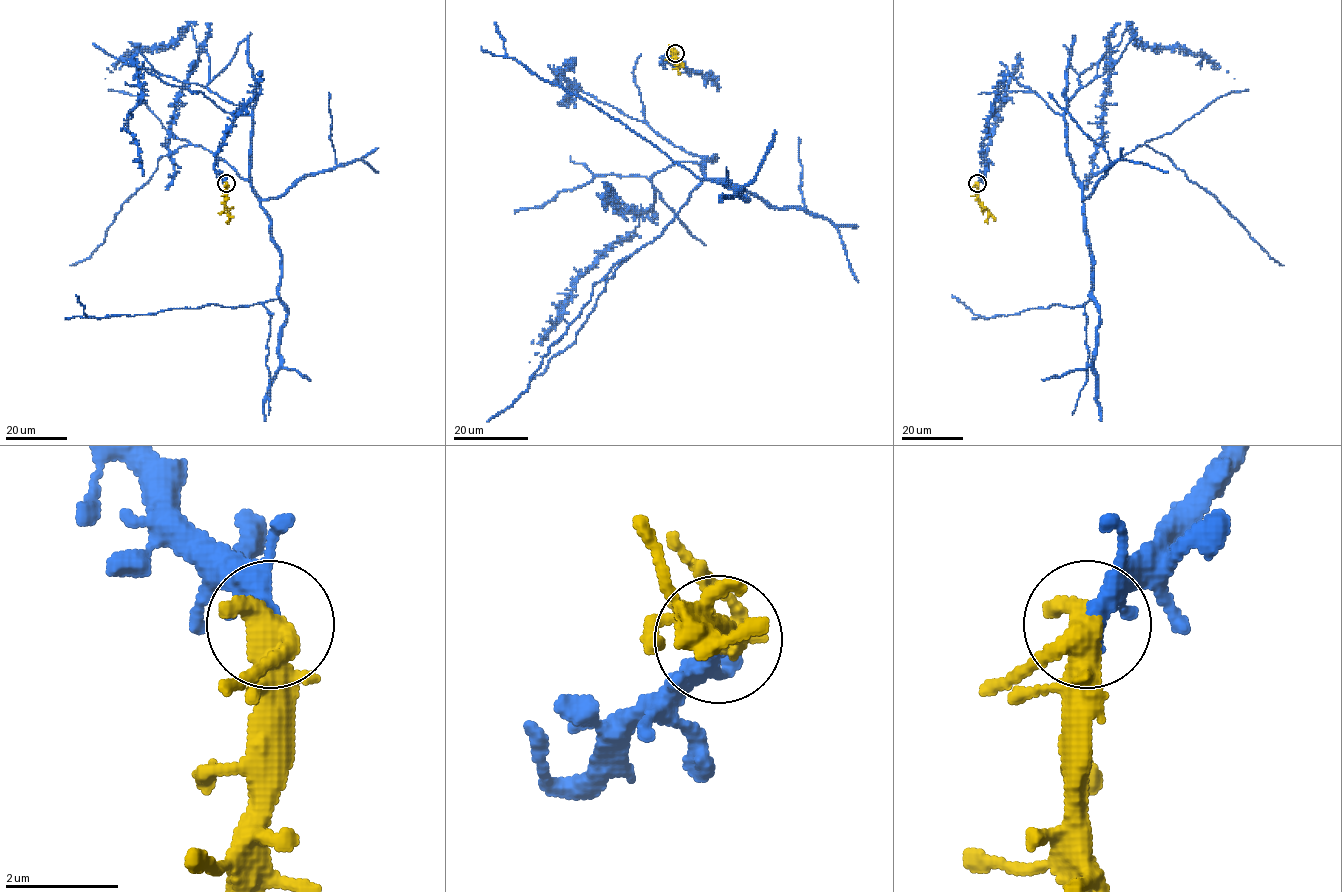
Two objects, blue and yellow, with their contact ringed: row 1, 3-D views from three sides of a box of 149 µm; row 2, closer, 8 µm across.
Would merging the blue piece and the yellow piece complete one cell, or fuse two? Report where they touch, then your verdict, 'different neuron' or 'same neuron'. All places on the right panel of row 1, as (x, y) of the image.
(977, 183) | same neuron

